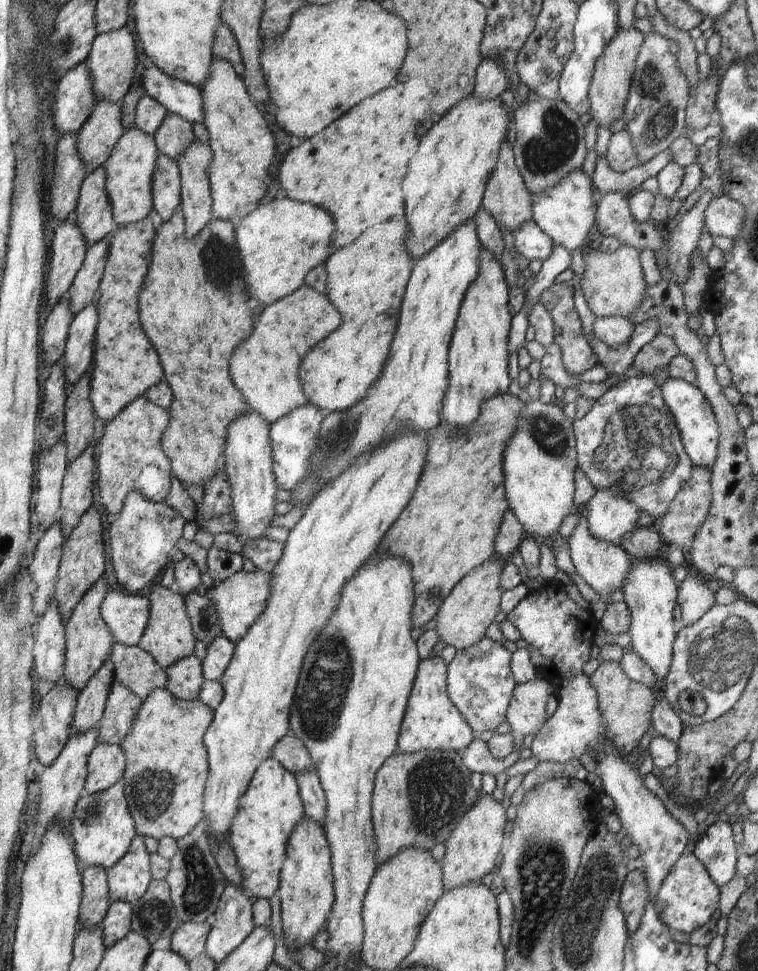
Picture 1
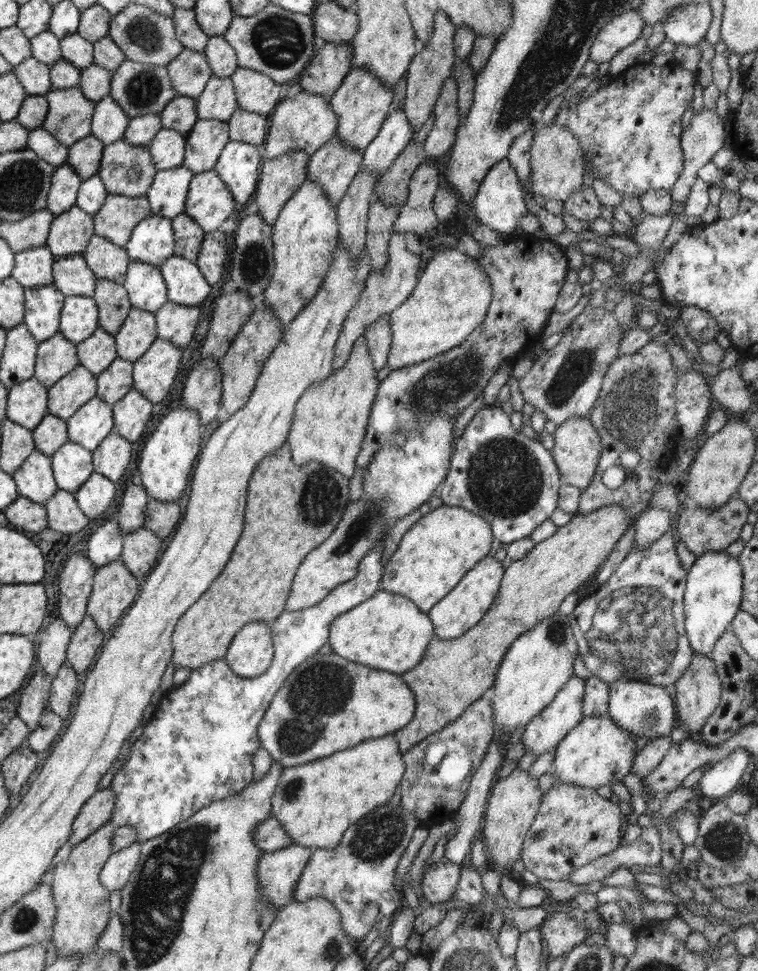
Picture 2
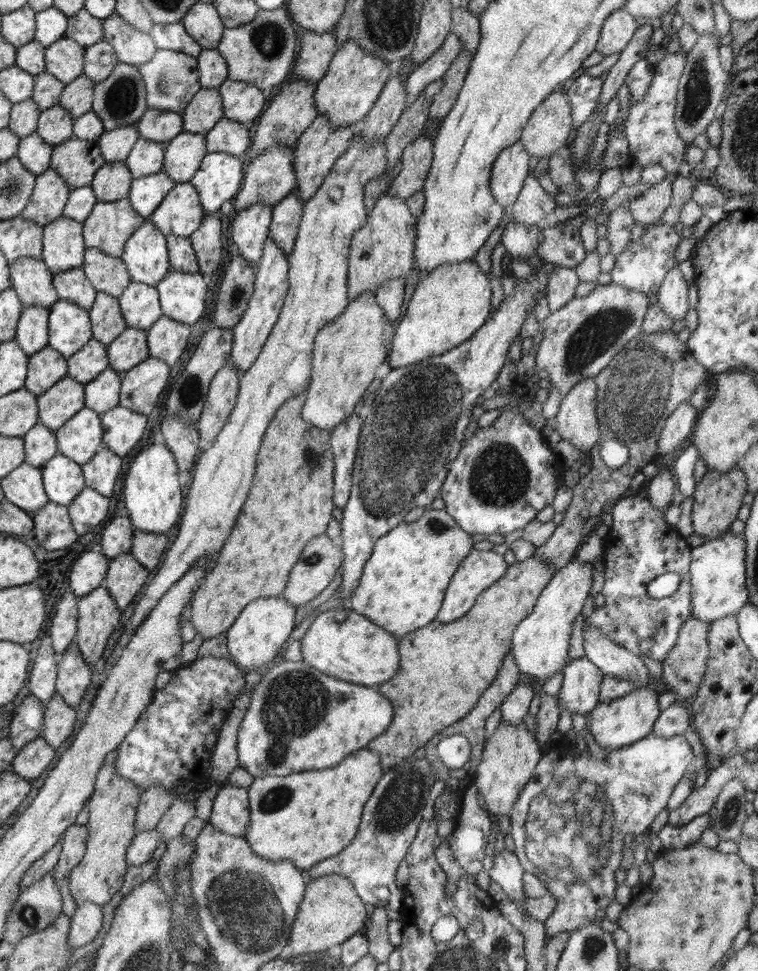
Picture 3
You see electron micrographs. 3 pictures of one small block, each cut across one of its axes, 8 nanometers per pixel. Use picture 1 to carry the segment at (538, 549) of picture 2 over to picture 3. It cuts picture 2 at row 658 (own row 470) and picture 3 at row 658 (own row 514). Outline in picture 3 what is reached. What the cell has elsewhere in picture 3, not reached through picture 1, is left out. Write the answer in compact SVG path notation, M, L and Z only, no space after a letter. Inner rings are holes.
M540 557L509 566L494 584L476 597L468 614L453 622L433 621L430 625L400 638L400 672L376 686L396 708L394 720L384 734L372 739L368 750L380 754L385 769L407 760L442 728L464 718L476 706L480 694L492 684L504 657L511 652L516 626L531 612L556 567Z

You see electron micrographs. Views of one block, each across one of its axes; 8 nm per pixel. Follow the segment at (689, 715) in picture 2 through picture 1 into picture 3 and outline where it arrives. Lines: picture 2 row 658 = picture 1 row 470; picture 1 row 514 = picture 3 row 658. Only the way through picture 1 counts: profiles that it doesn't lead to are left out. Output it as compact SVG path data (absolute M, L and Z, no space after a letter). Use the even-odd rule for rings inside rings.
M694 617L688 618L684 622L684 626L680 628L678 640L672 647L672 650L664 657L662 664L662 675L664 682L668 684L670 690L675 694L683 696L685 699L697 695L702 679L705 675L707 667L707 658L710 654L708 632L711 624L708 622L700 622Z

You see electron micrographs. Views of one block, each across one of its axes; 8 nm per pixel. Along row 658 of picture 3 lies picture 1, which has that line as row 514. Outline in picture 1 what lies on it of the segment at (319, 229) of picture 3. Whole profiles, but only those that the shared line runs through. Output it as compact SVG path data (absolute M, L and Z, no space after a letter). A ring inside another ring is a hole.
M144 395L127 404L111 421L105 423L104 433L96 439L98 453L97 500L110 517L122 508L129 492L138 491L152 502L160 503L168 496L171 487L171 462L164 454L161 438L167 427L168 412L154 406Z

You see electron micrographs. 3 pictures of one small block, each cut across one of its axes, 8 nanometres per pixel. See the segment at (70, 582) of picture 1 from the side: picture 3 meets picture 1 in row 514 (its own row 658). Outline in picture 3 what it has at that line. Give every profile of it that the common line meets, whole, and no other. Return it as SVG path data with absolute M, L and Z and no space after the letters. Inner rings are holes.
M100 585L77 602L78 620L77 633L73 642L78 645L83 659L90 665L95 665L99 658L104 654L104 648L108 644L108 639L120 623L123 611L120 610L114 599L110 596L108 589Z

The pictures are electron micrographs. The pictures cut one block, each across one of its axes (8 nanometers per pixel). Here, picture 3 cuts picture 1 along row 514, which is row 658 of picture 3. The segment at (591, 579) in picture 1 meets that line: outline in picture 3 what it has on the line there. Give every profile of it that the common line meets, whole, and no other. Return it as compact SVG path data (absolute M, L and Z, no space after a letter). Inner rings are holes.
M580 657L564 667L562 676L562 687L555 697L560 712L590 713L599 704L600 685L605 674L586 657Z

